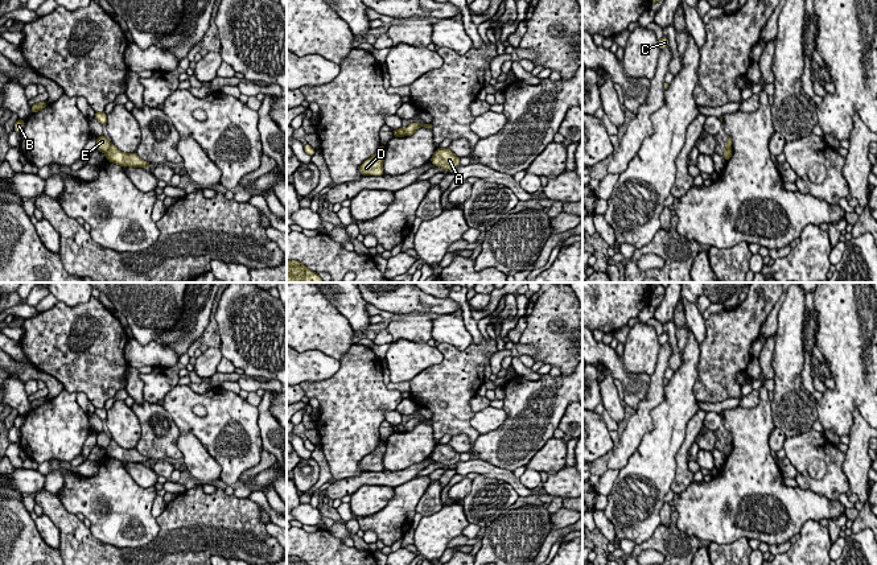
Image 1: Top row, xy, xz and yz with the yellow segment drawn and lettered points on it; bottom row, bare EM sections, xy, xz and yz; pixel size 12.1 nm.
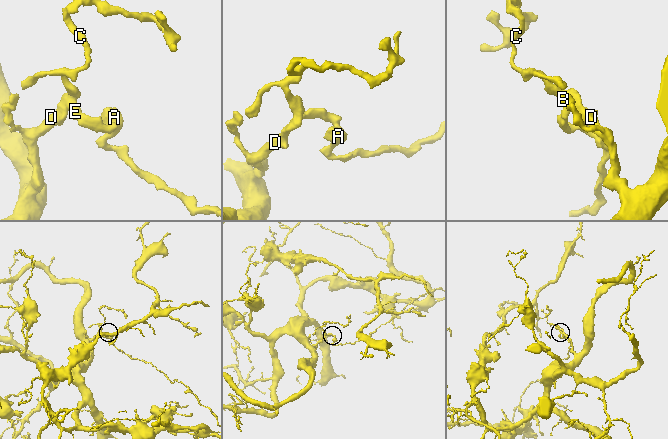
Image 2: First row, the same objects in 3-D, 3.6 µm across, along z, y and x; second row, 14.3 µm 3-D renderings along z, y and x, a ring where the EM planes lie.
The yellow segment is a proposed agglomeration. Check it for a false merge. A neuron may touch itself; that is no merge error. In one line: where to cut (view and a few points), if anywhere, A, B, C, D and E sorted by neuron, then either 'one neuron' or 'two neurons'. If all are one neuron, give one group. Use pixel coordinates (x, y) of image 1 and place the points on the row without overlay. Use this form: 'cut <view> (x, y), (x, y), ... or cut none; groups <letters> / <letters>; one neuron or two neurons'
cut xy (111, 440), (105, 448); groups A / B C D E; two neurons

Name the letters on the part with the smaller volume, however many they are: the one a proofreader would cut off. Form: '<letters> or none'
A

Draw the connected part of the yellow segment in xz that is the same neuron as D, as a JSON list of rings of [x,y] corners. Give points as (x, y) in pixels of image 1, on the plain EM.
[[[380,441],[378,448],[359,462],[359,467],[363,471],[383,471],[384,453],[386,453],[386,442]]]

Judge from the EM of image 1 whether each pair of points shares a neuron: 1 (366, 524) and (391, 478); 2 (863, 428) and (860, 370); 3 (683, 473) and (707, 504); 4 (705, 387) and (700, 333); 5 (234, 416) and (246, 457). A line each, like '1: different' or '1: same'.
1: different
2: different
3: different
4: different
5: same

